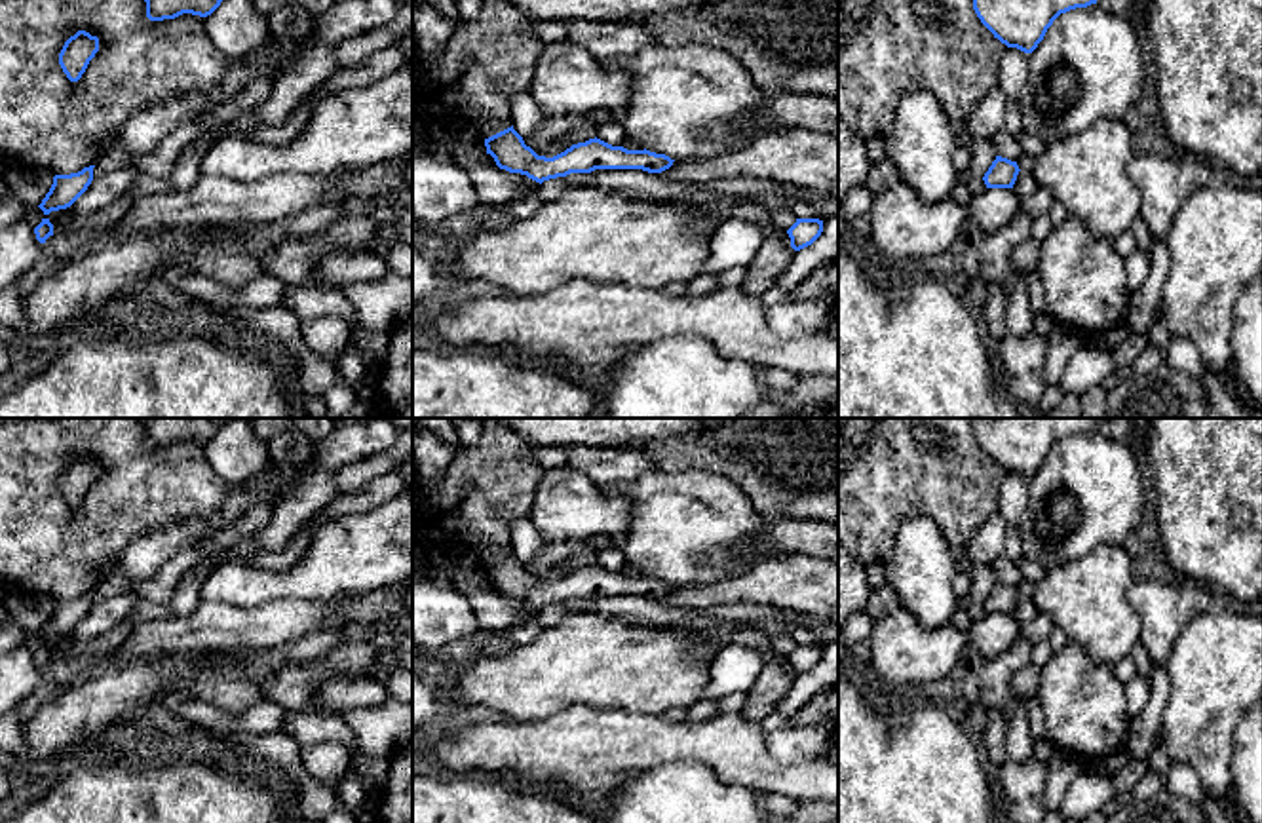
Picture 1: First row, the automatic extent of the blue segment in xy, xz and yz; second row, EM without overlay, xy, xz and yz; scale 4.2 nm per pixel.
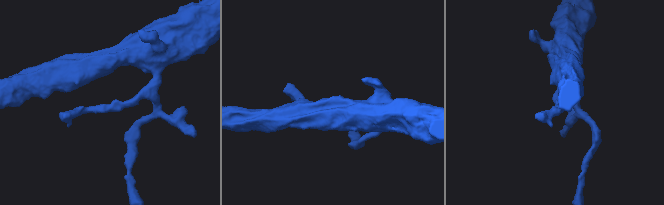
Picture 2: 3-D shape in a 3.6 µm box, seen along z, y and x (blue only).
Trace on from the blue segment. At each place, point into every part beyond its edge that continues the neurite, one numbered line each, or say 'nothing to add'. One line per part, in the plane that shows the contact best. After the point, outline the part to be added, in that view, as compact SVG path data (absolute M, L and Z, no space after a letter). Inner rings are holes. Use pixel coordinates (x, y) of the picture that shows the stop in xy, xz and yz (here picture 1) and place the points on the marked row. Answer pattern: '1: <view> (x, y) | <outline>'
nothing to add

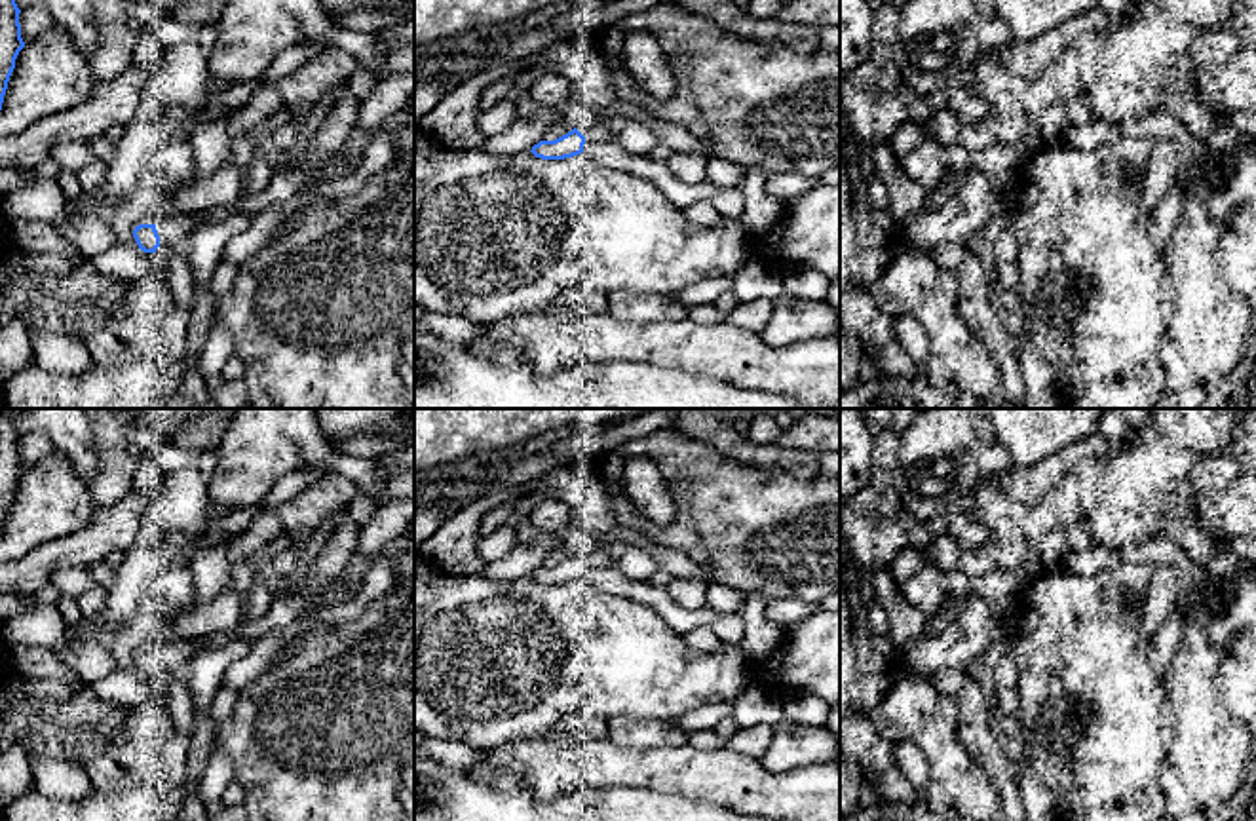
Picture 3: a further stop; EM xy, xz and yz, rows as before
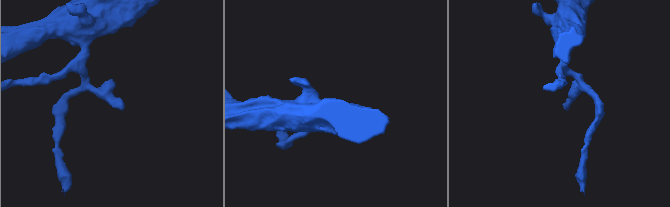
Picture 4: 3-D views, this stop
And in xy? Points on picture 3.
1: xy (166, 246) | M160 239L160 251L165 255L171 255L173 251L186 253L186 249L188 249L188 239L182 241Z

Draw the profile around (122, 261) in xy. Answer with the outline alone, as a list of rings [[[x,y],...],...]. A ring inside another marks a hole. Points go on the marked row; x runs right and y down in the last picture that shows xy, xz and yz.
[[[118,243],[91,257],[89,264],[105,276],[133,281],[137,285],[154,283],[158,279],[158,257],[125,243]]]

